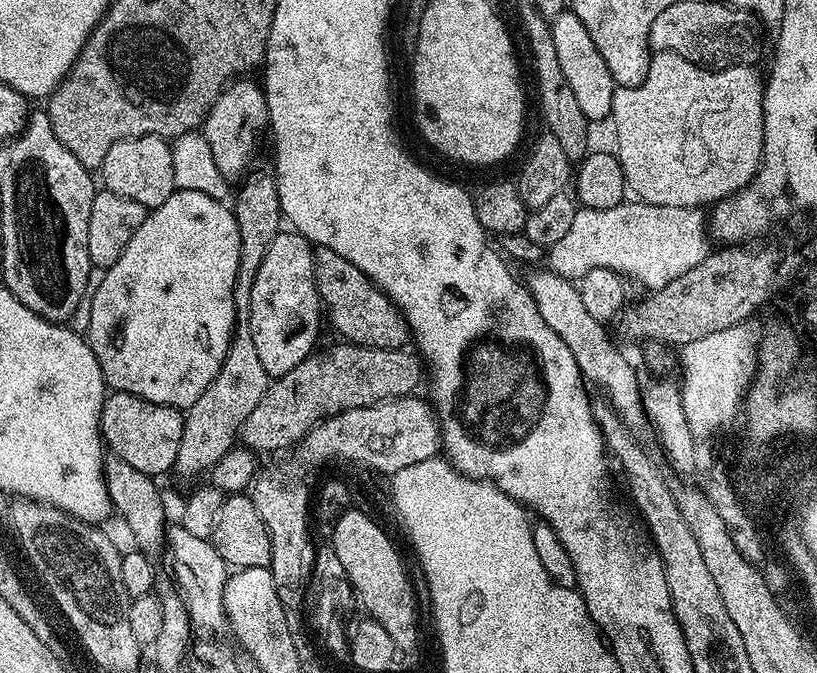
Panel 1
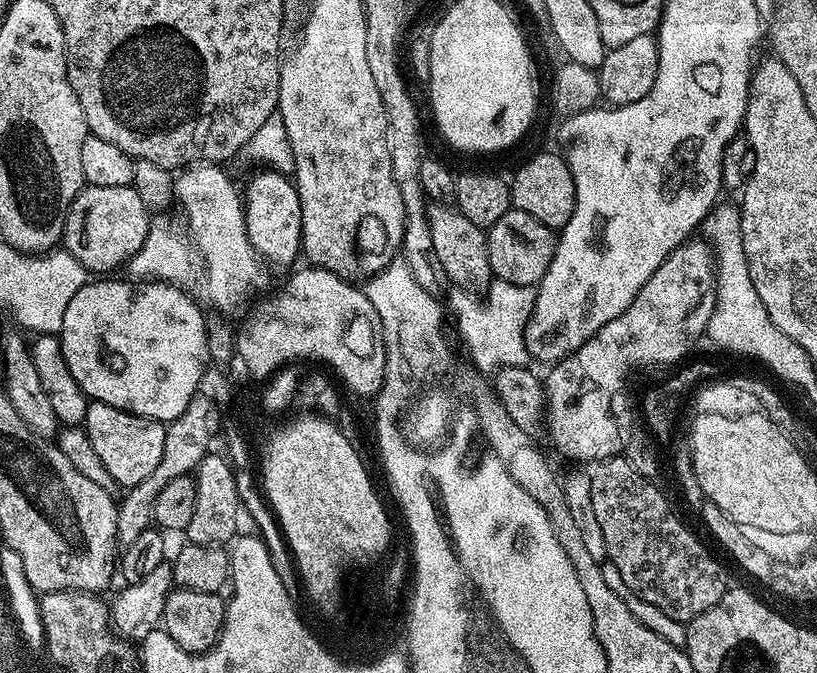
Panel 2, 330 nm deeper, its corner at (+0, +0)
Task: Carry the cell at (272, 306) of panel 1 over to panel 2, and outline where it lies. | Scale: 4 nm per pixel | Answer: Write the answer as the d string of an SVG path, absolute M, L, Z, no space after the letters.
M260 170L248 180L248 189L243 189L242 203L248 237L257 252L269 265L288 268L302 256L302 206L296 193L296 185L285 173L275 170Z

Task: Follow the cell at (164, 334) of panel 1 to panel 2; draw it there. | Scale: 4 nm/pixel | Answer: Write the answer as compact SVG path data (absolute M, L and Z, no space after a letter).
M116 278L93 279L74 294L58 334L62 354L66 354L66 366L70 366L74 382L82 386L89 401L109 404L118 410L161 422L178 418L201 391L210 364L205 313L188 293L173 284L165 284L163 280L112 279Z

